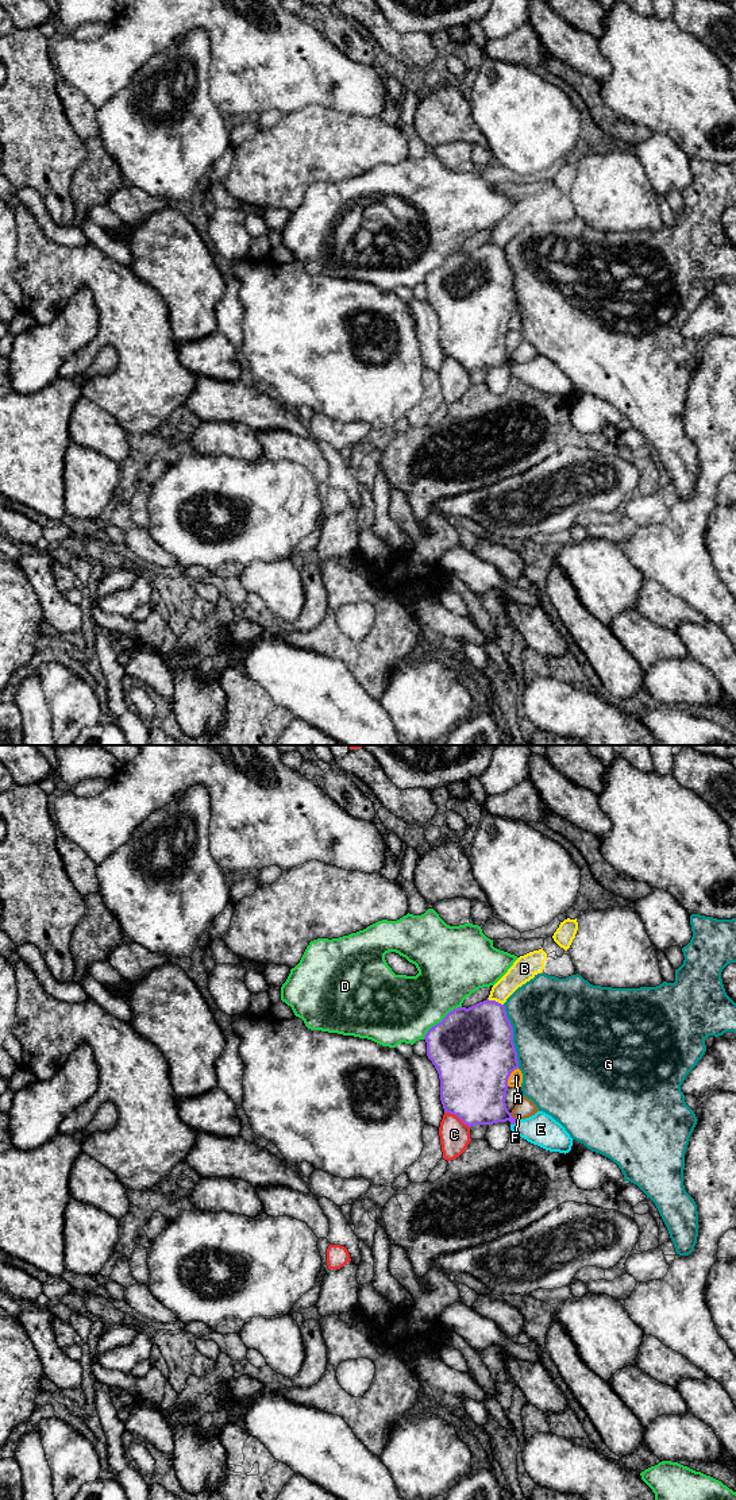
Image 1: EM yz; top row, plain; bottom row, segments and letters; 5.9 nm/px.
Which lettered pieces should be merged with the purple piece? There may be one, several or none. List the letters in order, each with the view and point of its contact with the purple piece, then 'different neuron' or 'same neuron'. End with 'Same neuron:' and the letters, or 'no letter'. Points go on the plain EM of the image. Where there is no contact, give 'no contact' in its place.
A: meets purple in yz at (509, 319); different neuron
B: meets purple in yz at (496, 246); different neuron
C: meets purple in yz at (457, 359); different neuron
D: meets purple in yz at (442, 265); different neuron
E: meets purple in yz at (513, 367); same neuron
F: meets purple in yz at (512, 361); different neuron
G: meets purple in yz at (512, 280); different neuron
Same neuron: E

